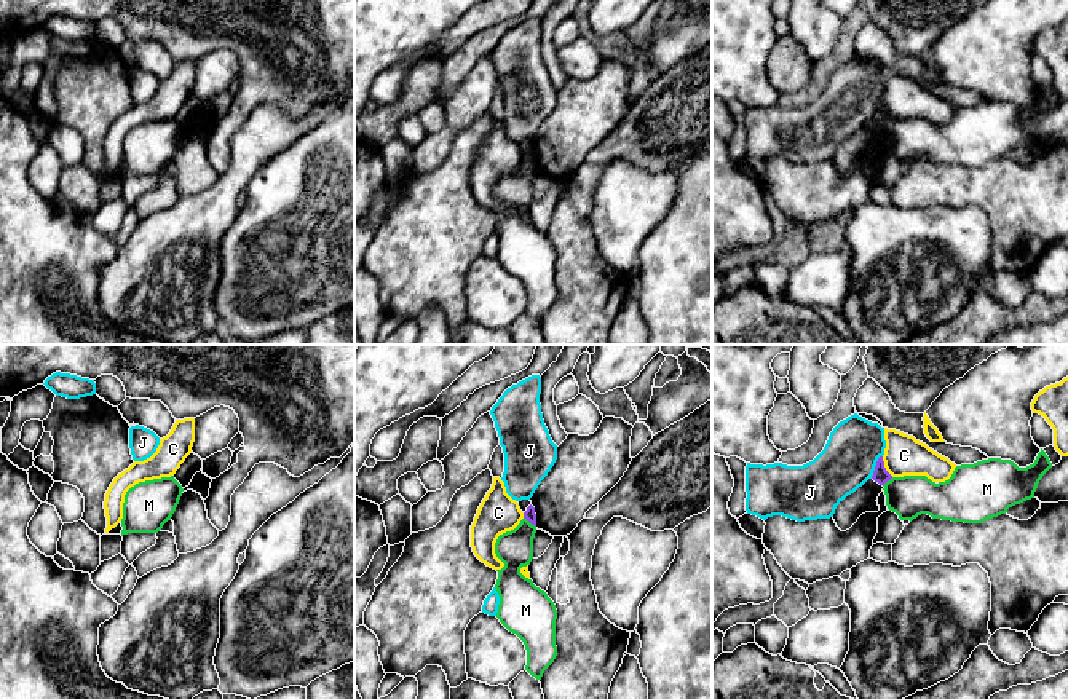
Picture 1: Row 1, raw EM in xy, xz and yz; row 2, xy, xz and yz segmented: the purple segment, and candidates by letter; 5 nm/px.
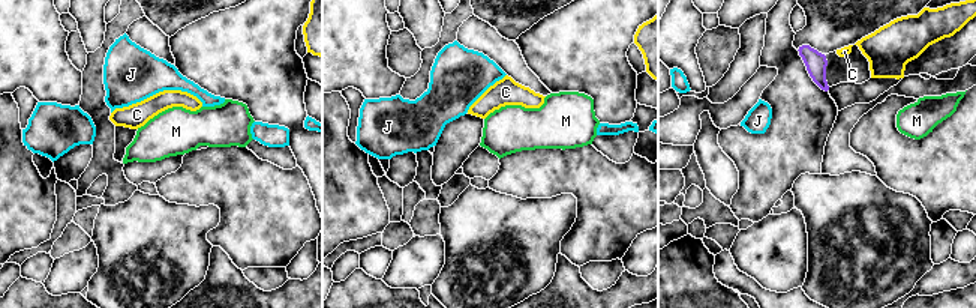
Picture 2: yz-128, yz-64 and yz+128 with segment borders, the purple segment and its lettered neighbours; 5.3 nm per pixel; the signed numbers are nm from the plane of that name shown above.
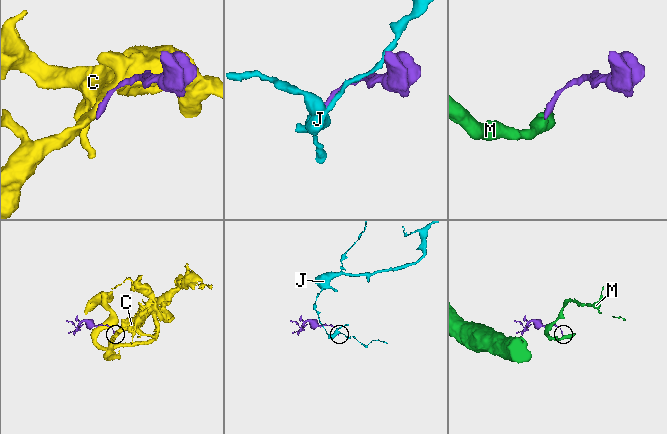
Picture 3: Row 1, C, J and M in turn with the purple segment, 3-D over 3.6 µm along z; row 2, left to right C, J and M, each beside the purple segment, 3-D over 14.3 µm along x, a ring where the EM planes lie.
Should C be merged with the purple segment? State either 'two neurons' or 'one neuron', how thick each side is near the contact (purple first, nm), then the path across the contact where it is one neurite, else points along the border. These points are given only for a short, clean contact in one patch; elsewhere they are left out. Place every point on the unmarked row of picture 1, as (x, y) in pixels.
two neurons | 80/200 nm | along yz (882, 99), (883, 109), (893, 118)

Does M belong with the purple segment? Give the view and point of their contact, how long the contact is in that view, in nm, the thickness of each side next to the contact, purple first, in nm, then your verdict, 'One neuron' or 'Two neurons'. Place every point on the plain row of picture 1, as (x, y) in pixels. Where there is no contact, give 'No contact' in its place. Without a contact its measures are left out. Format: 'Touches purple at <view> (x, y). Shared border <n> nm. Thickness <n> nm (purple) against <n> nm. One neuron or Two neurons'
Touches purple at xz (530, 165). Shared border 80 nm. Thickness 60 nm (purple) against 180 nm. Two neurons

